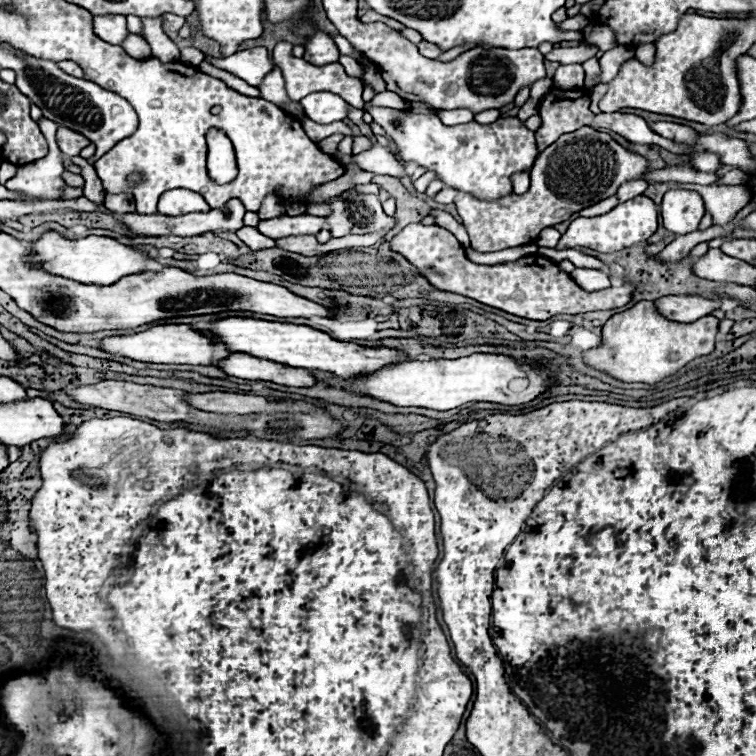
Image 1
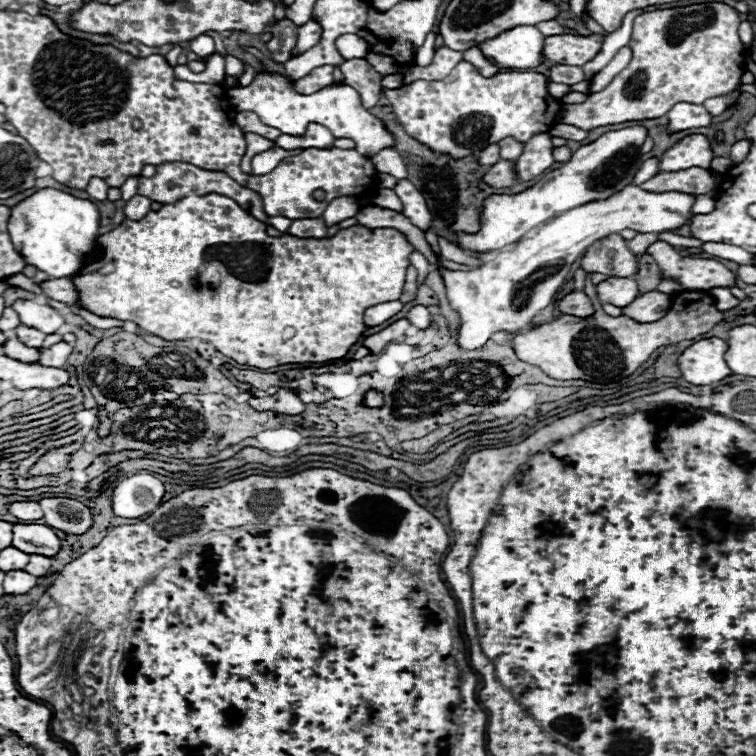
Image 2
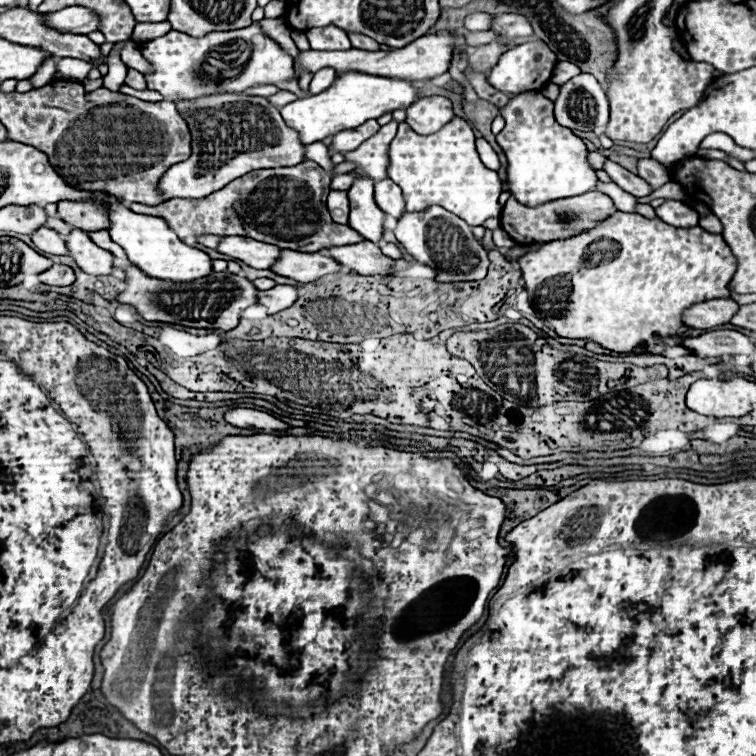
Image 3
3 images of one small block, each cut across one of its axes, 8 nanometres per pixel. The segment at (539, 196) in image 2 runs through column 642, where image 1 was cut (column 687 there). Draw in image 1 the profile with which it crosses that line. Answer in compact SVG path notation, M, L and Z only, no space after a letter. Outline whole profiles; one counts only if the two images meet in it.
M652 122L650 128L652 128L656 134L664 136L664 138L670 138L670 140L676 140L676 142L684 144L694 144L696 138L700 135L694 129L674 122Z

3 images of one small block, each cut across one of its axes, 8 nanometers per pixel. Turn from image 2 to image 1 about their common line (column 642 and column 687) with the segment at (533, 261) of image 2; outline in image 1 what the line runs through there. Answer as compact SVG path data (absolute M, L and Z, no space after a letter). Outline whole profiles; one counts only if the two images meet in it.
M674 188L664 194L660 204L662 224L674 234L688 234L698 230L698 224L704 216L704 202L698 192Z

